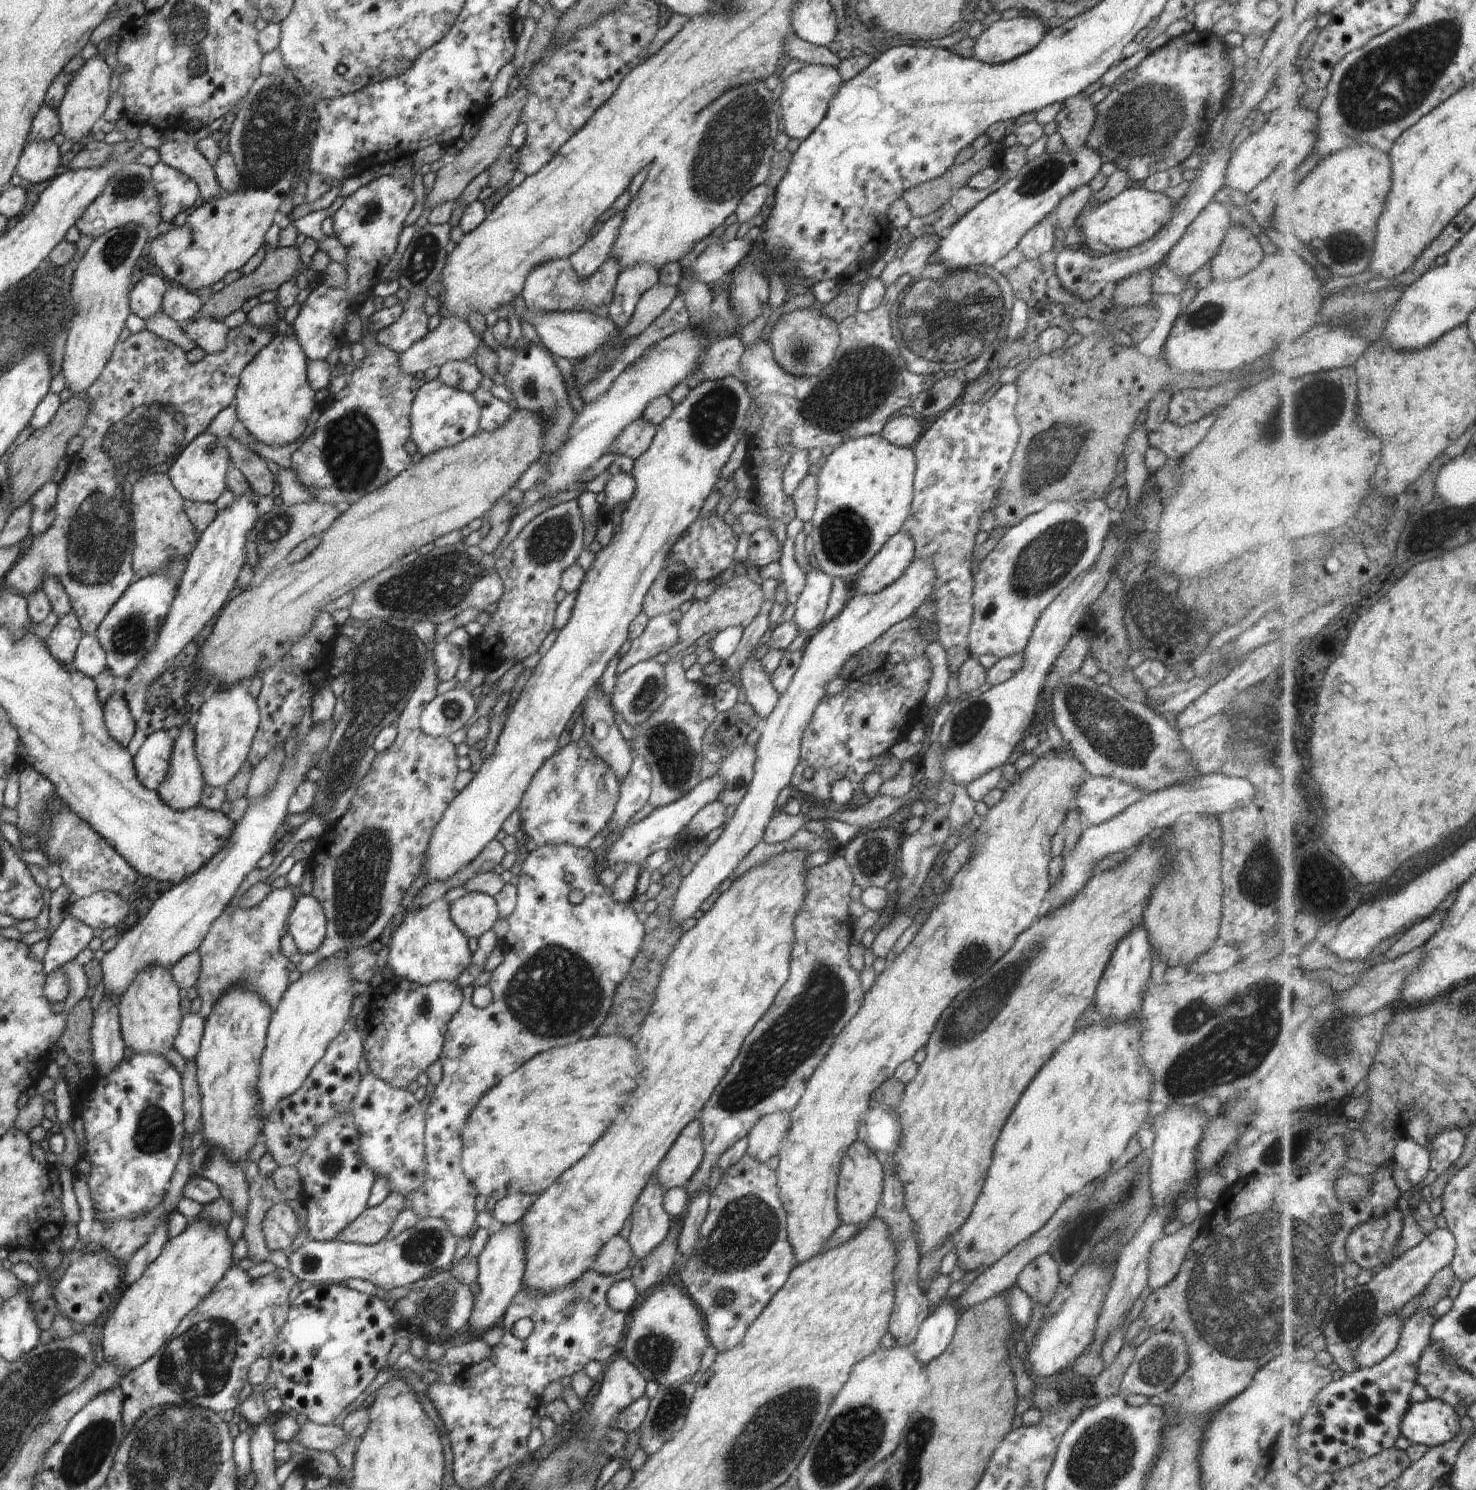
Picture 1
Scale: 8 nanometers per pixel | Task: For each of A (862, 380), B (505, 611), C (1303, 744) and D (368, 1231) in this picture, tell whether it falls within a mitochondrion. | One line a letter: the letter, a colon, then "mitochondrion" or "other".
A: mitochondrion
B: other
C: other
D: other

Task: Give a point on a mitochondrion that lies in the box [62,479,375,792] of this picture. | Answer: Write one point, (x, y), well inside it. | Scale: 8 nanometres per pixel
(129, 635)

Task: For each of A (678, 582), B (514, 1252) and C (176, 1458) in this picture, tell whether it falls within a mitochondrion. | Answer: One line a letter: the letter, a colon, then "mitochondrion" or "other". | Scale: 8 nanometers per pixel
A: mitochondrion
B: other
C: mitochondrion

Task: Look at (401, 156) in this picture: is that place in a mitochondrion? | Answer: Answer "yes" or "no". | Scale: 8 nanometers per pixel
no

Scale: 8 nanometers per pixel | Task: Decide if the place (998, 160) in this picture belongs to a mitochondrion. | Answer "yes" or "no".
no

